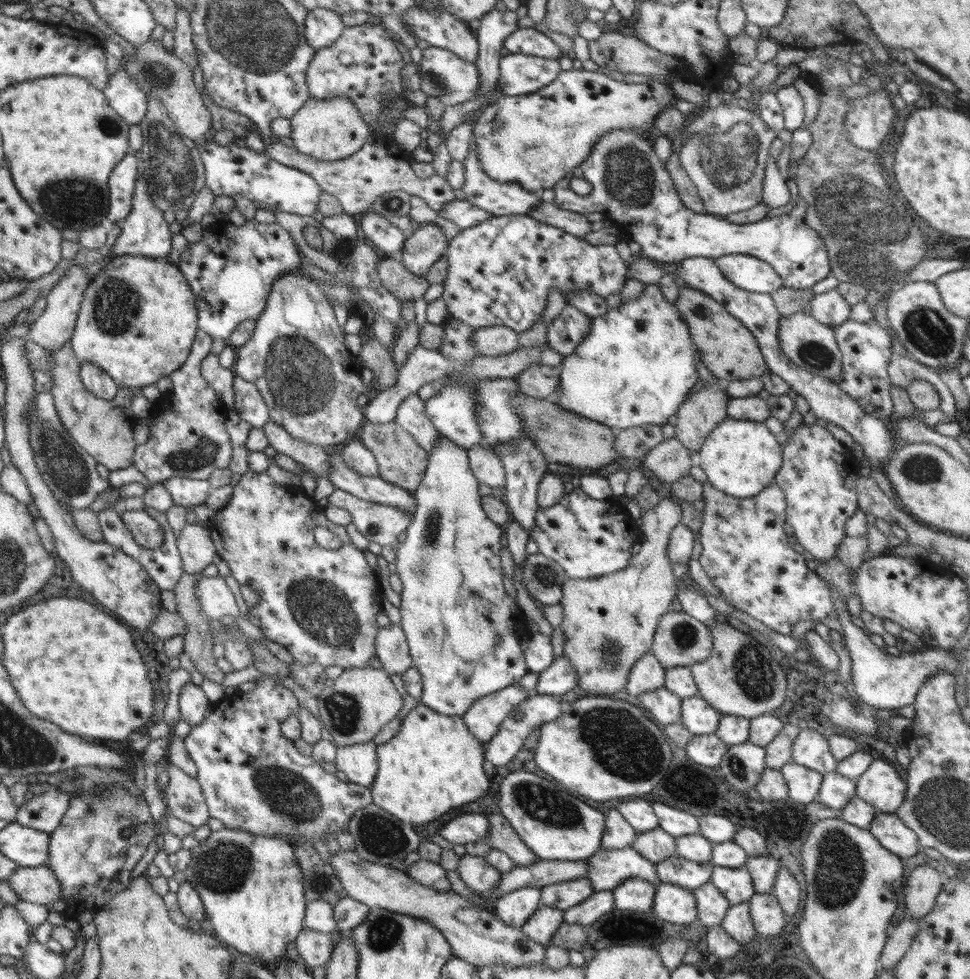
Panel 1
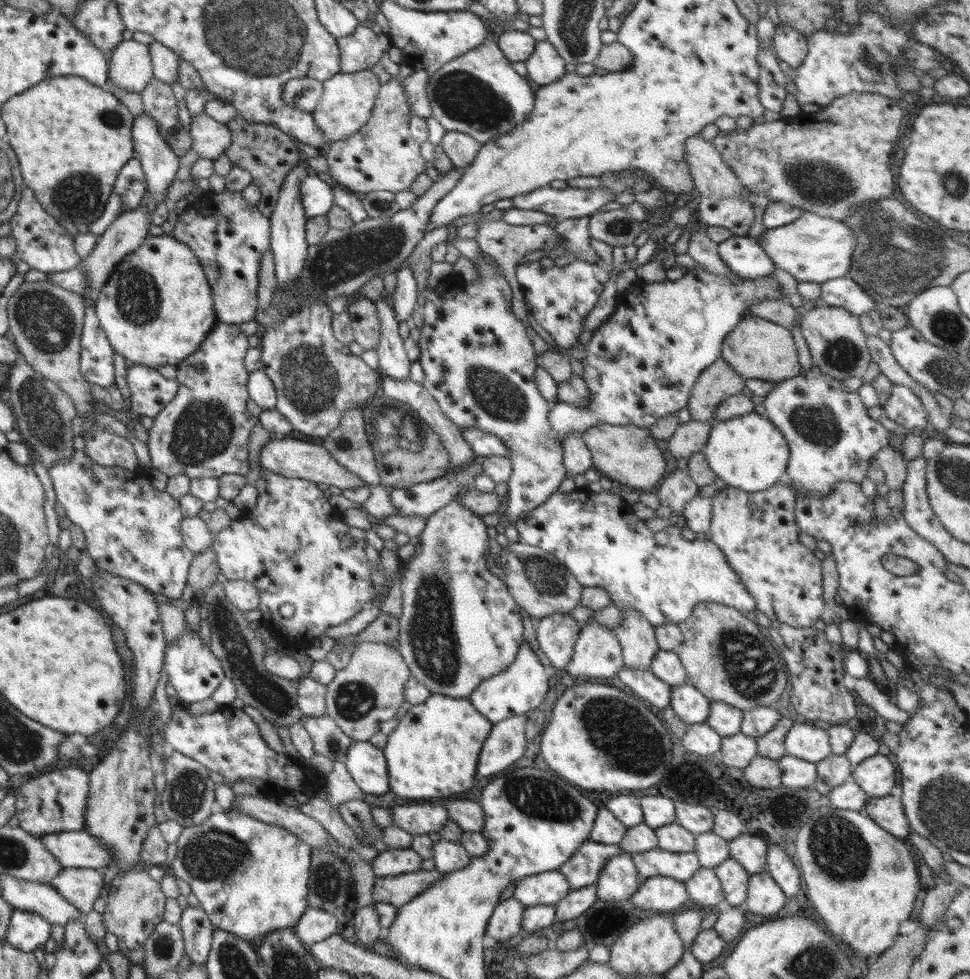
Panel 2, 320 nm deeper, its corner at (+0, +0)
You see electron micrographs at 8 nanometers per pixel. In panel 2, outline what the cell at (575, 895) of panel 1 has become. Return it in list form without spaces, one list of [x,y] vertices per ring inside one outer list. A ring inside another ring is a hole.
[[[558,870],[542,872],[521,879],[516,883],[513,898],[525,907],[557,905],[570,892],[566,877]]]

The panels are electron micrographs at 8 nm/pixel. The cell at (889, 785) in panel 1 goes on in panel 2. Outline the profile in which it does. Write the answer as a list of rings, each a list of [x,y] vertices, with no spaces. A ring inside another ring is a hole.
[[[881,753],[862,760],[854,766],[851,780],[856,782],[868,796],[890,795],[896,792],[896,768]]]

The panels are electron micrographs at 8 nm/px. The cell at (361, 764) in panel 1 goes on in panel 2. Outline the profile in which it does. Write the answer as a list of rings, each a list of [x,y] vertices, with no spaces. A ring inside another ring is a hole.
[[[353,741],[344,762],[363,792],[382,796],[390,791],[385,754],[369,741]]]

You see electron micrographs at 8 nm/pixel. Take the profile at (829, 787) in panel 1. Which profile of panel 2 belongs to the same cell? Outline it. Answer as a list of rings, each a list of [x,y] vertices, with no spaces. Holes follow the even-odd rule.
[[[828,755],[824,760],[817,762],[817,777],[812,788],[820,794],[827,795],[832,788],[851,780],[854,765],[844,755]]]

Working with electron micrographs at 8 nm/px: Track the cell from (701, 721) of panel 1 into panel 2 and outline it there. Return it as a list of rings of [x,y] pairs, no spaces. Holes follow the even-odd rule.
[[[684,683],[671,687],[670,706],[687,725],[705,723],[711,703],[695,686]]]

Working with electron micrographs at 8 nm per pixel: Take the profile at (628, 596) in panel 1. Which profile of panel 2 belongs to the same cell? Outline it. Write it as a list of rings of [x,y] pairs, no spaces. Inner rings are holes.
[[[677,469],[660,483],[657,496],[662,506],[668,506],[676,514],[682,512],[686,503],[698,494],[698,487],[687,470]]]

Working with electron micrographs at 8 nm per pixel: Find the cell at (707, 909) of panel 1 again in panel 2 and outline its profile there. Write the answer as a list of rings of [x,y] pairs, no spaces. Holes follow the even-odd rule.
[[[701,866],[697,871],[690,880],[683,882],[689,898],[702,907],[717,905],[722,908],[725,905],[724,892],[713,869]]]

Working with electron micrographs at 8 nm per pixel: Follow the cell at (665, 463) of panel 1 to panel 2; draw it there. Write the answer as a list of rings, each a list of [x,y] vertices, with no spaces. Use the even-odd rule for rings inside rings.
[[[691,419],[679,423],[668,441],[668,450],[675,459],[688,459],[694,453],[702,453],[711,431],[712,424]]]

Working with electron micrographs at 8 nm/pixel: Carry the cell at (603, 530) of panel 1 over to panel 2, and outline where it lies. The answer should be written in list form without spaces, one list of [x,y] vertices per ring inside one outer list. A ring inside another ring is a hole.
[[[602,490],[604,502],[600,502],[598,494],[588,494],[594,502],[594,508],[586,506],[584,500],[570,498],[570,493],[555,491],[546,502],[529,510],[518,518],[515,524],[521,542],[534,545],[553,554],[563,562],[574,578],[583,587],[600,587],[606,589],[617,610],[636,610],[652,626],[661,624],[678,624],[686,620],[693,612],[694,606],[702,601],[714,601],[724,604],[745,614],[754,612],[756,600],[746,590],[745,584],[739,579],[734,569],[727,563],[726,555],[714,544],[712,539],[698,537],[694,540],[684,539],[681,529],[672,524],[662,531],[653,532],[642,523],[632,509],[632,505],[622,502],[618,495],[608,494]]]

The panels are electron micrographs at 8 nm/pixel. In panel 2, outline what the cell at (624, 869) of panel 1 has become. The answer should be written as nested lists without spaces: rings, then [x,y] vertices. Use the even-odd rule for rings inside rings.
[[[590,841],[584,842],[559,868],[559,872],[566,877],[571,890],[595,885],[602,867],[612,856],[624,854],[619,845],[601,844]]]

